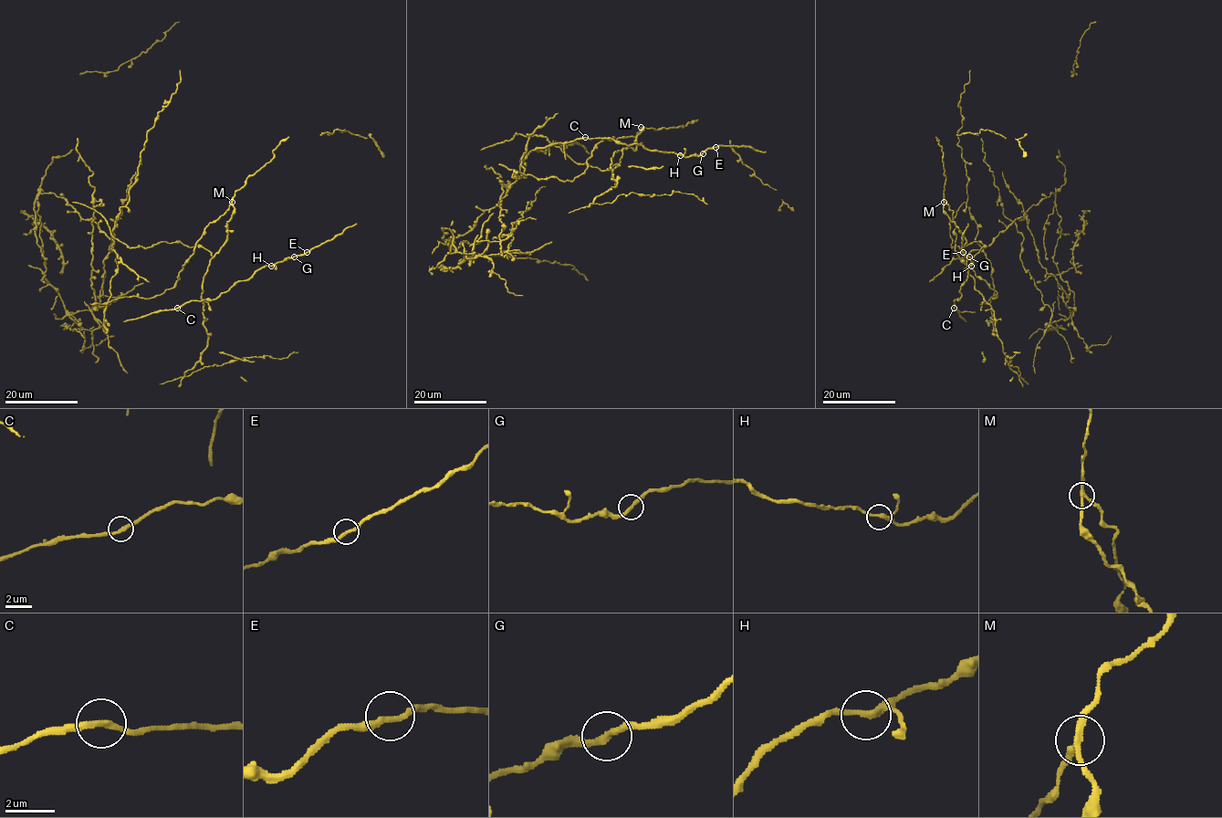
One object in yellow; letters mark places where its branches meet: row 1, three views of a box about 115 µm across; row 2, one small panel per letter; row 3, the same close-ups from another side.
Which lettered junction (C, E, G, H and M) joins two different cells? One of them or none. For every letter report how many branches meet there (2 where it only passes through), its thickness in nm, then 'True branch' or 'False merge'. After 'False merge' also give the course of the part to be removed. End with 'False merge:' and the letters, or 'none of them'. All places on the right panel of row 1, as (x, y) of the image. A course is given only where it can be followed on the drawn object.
C: Branches: 2. Thickness 260 nm. True branch
E: Branches: 2. Thickness 260 nm. True branch
G: Branches: 2. Thickness 280 nm. True branch
H: Branches: 3. Thickness 220 nm. True branch
M: Branches: 3. Thickness 240 nm. False merge
False merge: M

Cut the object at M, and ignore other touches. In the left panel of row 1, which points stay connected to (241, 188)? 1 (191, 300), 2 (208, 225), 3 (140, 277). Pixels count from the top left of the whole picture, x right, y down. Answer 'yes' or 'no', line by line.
1: yes
2: yes
3: no

